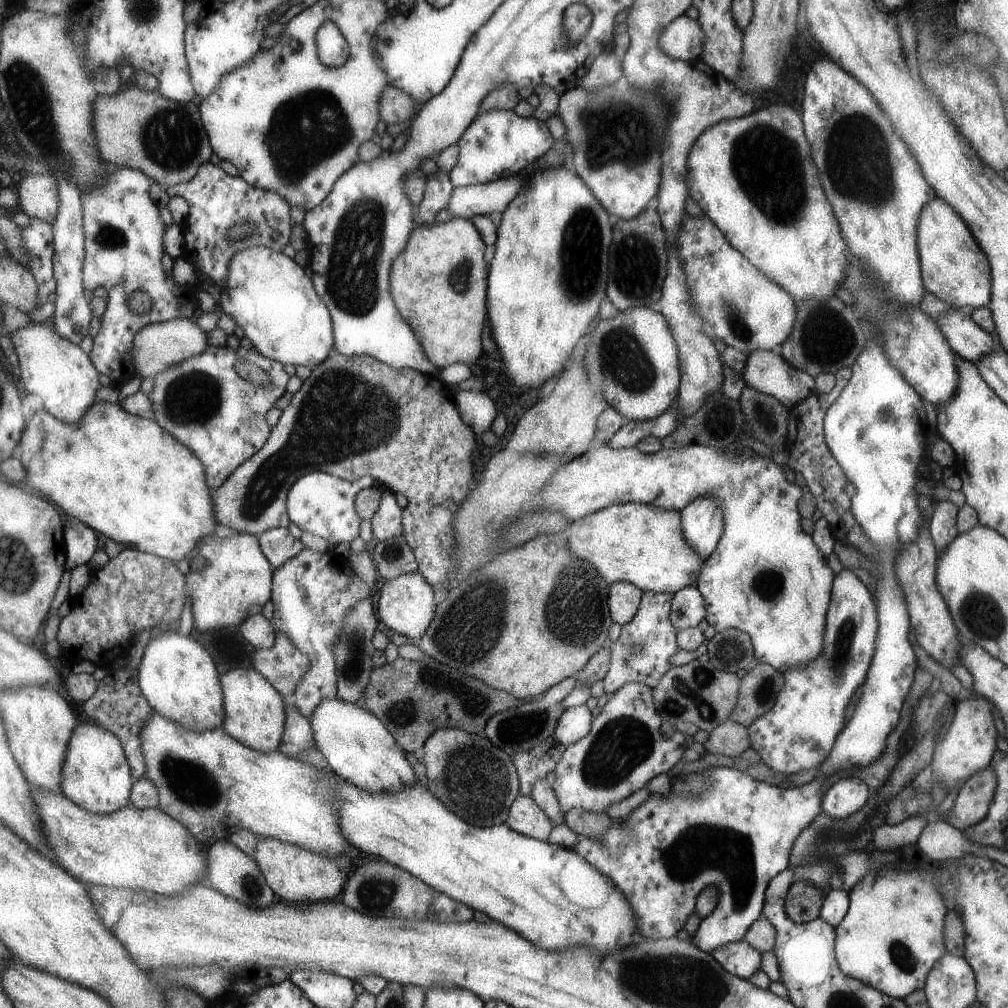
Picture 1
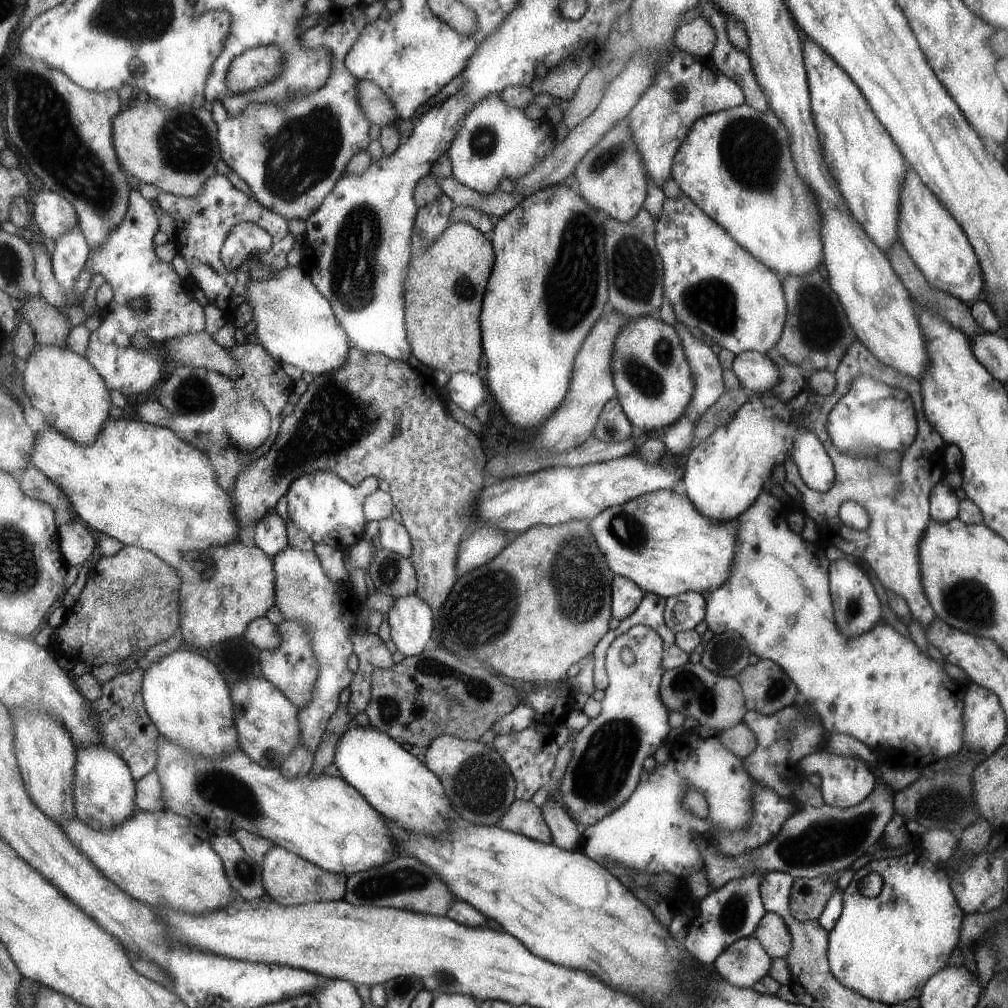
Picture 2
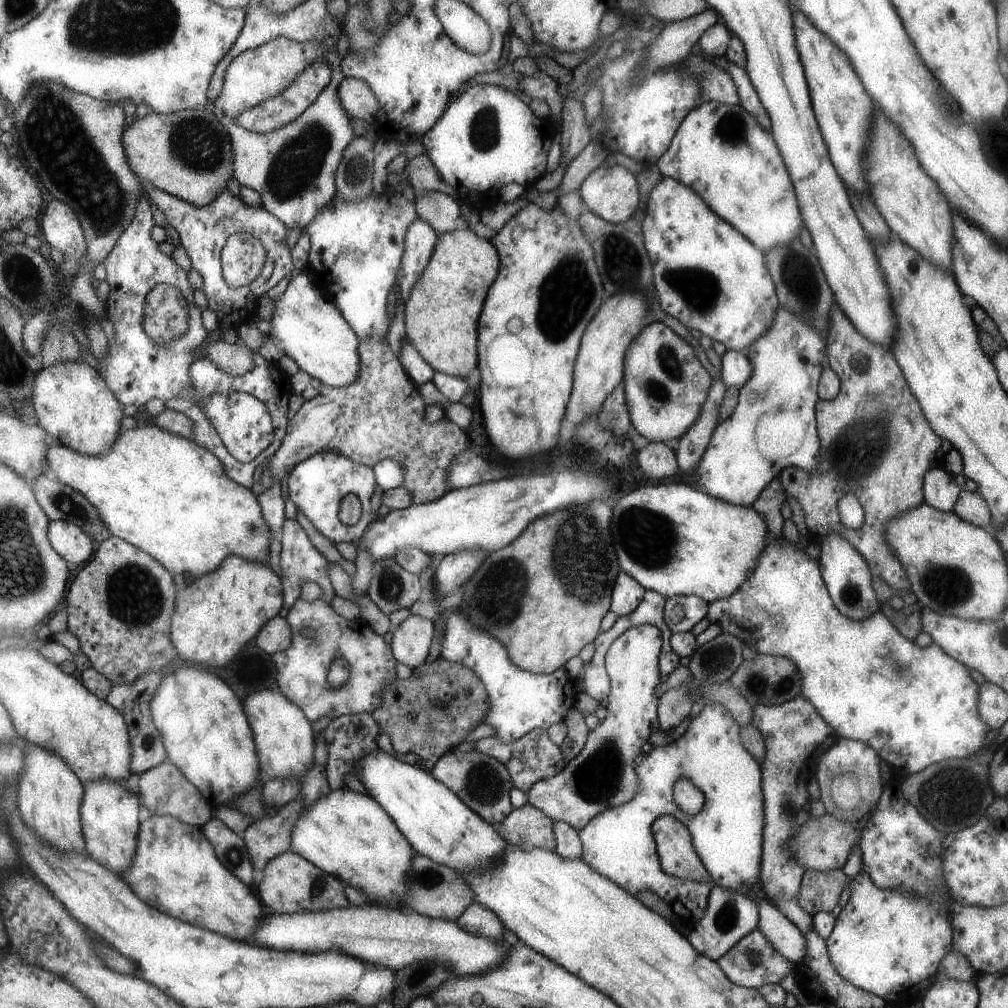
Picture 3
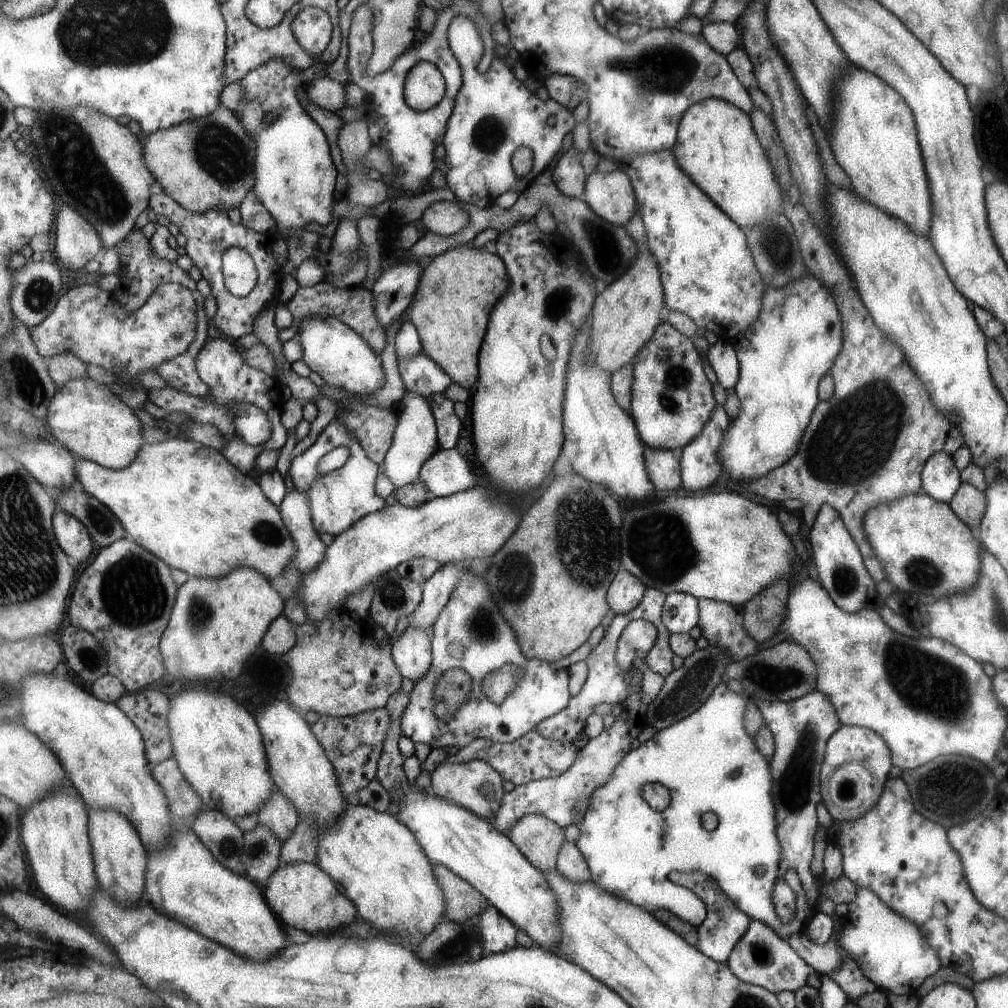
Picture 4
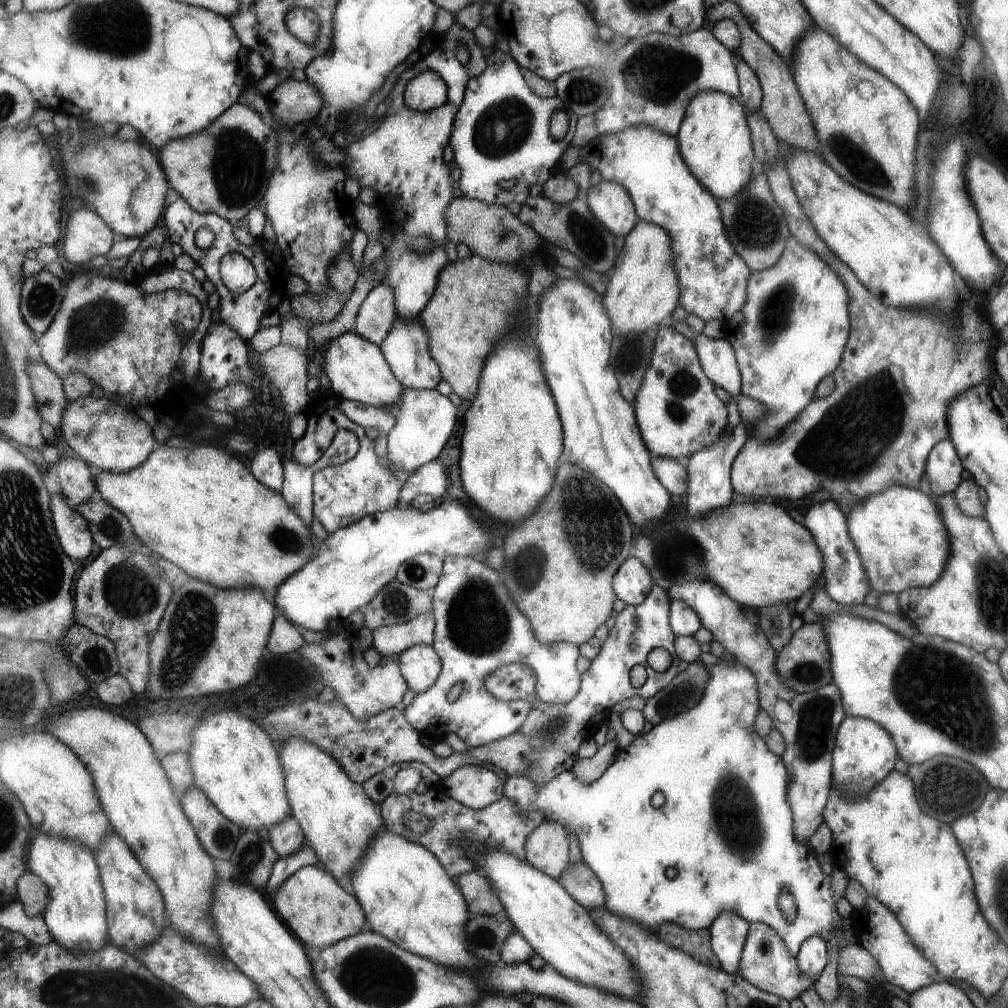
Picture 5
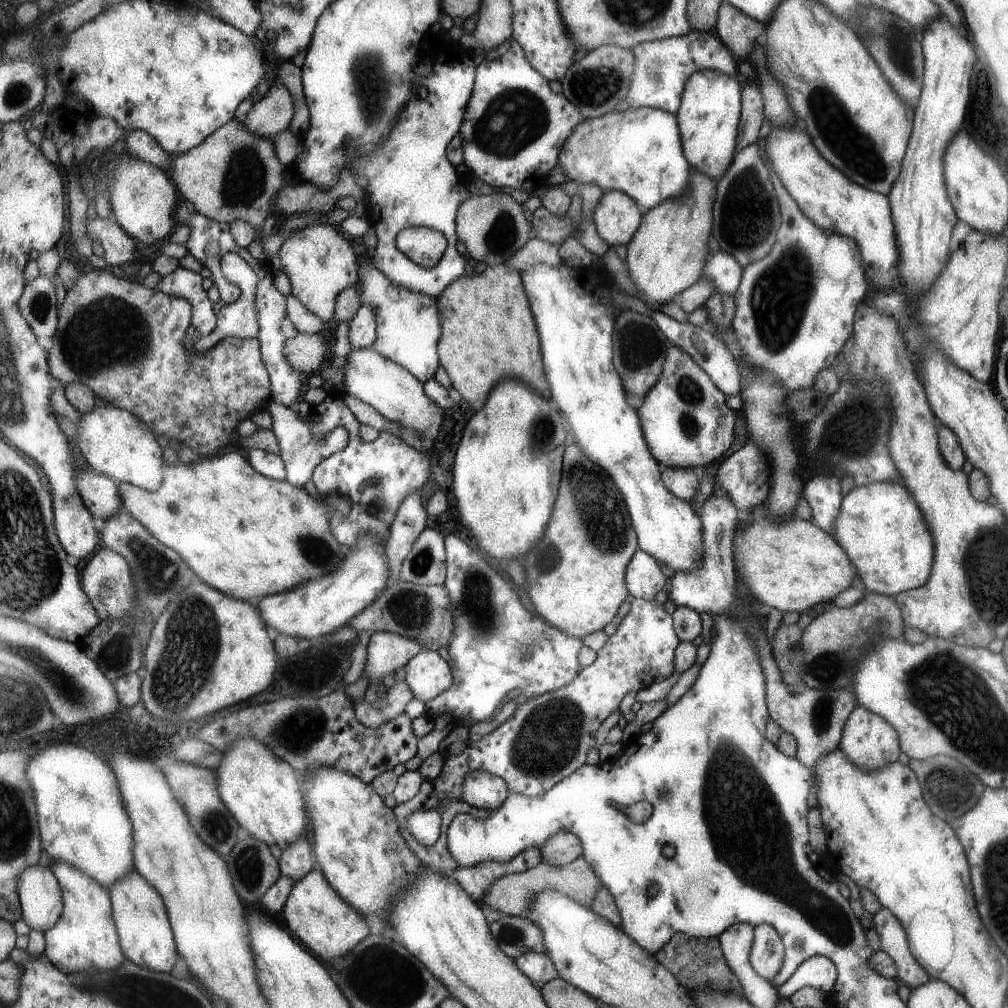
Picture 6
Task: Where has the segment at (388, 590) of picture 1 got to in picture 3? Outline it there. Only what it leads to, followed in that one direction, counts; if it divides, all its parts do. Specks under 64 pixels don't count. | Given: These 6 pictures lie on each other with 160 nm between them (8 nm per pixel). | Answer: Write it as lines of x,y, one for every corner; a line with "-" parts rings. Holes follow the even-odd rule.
411,614
399,626
395,626
392,633
391,644
397,661
411,670
427,662
435,636
433,620

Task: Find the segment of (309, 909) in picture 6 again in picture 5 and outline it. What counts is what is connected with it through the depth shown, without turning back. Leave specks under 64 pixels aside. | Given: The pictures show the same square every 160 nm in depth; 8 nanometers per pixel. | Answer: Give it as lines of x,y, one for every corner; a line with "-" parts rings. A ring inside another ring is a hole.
314,865
304,866
290,876
271,897
271,901
283,920
306,947
318,946
324,949
337,944
343,939
358,935
367,922
366,911
361,906
360,900
349,894
345,888
341,888
341,884
329,871
325,868
321,870

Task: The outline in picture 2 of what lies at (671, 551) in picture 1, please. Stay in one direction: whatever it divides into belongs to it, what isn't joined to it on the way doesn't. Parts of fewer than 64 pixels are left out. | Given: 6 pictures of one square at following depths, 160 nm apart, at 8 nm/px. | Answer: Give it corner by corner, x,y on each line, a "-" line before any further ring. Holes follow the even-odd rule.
659,489
632,498
622,505
604,510
597,518
590,520
590,529
597,538
599,548
611,562
615,574
630,578
645,593
653,593
664,599
693,591
710,593
719,588
730,577
734,554
738,552
735,519
716,523
705,518
687,498
682,489

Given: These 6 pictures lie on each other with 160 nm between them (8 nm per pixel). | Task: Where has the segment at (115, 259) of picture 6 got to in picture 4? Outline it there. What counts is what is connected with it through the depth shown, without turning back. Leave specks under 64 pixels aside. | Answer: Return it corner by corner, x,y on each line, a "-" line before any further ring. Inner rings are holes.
63,206
61,212
57,211
53,234
58,260
71,270
83,268
104,252
99,231
73,207

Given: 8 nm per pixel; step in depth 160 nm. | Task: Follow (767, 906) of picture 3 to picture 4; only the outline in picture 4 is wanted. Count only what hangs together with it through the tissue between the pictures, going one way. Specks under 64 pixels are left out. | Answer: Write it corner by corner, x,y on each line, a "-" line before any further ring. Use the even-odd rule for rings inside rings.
803,932
790,934
787,938
791,948
817,973
828,974
840,966
839,947
830,938
824,945
812,943

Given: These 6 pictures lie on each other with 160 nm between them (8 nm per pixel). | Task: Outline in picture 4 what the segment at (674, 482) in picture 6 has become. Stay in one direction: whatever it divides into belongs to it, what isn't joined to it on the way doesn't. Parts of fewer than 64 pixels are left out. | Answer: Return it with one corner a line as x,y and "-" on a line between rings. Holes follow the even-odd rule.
644,447
643,458
647,476
657,490
675,490
679,486
680,466
670,450

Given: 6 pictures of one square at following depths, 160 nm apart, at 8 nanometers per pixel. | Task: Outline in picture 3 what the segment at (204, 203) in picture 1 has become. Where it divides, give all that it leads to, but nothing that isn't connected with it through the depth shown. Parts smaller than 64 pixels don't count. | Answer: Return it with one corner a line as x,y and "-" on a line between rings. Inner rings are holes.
155,187
147,195
151,202
164,213
168,224
179,233
180,243
187,251
192,267
202,277
202,289
208,298
208,304
220,316
220,326
223,331
231,330
231,328
236,330
241,324
251,322
257,316
255,306
258,298
255,298
253,294
255,286
247,285
232,289
224,277
222,250
232,234
251,233
254,237
261,239
263,246
269,250
267,264
271,264
271,275
265,278
263,274
261,286
265,288
261,292
269,292
271,288
275,288
287,274
291,275
291,271
296,268
292,250
287,246
290,231
287,224
263,207
249,206
240,196
233,196
227,189
221,191
210,205
204,207
198,207

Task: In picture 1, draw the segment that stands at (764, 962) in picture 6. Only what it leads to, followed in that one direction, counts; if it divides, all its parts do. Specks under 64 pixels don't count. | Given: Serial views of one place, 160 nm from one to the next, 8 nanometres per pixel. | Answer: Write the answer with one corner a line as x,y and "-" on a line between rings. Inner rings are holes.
743,939
718,946
712,956
727,972
745,980
757,973
762,964
761,953

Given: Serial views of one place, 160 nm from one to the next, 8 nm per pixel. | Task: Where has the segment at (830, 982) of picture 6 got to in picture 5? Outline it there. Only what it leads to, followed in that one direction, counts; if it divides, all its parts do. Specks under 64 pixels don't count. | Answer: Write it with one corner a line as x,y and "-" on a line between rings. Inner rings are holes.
818,936
806,938
794,956
797,959
798,969
803,976
810,979
811,986
814,985
825,964
827,954
825,953
825,941

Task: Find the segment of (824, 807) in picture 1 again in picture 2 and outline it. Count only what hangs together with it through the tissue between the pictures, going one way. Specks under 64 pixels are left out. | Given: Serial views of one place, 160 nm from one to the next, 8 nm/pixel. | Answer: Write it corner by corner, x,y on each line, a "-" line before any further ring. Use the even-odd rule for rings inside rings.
826,750
815,751
800,758
798,762
799,772
804,775
816,773
820,776
819,790
822,794
822,801
825,805
844,809
858,805
865,798
869,797
876,785
873,774
867,770
861,759
857,757
837,756
828,753

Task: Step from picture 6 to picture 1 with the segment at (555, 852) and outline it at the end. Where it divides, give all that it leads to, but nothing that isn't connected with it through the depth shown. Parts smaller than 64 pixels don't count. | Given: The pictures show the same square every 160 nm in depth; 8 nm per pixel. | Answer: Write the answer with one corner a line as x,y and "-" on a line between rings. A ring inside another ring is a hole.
520,794
510,808
507,824
521,834
547,841
555,828
554,822
529,795

